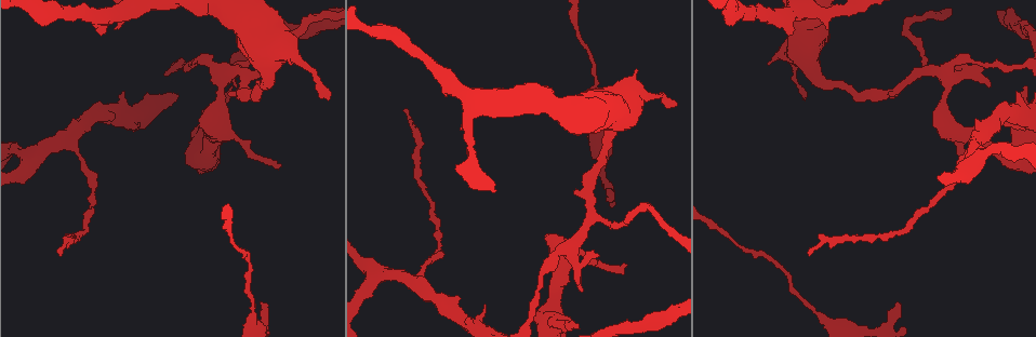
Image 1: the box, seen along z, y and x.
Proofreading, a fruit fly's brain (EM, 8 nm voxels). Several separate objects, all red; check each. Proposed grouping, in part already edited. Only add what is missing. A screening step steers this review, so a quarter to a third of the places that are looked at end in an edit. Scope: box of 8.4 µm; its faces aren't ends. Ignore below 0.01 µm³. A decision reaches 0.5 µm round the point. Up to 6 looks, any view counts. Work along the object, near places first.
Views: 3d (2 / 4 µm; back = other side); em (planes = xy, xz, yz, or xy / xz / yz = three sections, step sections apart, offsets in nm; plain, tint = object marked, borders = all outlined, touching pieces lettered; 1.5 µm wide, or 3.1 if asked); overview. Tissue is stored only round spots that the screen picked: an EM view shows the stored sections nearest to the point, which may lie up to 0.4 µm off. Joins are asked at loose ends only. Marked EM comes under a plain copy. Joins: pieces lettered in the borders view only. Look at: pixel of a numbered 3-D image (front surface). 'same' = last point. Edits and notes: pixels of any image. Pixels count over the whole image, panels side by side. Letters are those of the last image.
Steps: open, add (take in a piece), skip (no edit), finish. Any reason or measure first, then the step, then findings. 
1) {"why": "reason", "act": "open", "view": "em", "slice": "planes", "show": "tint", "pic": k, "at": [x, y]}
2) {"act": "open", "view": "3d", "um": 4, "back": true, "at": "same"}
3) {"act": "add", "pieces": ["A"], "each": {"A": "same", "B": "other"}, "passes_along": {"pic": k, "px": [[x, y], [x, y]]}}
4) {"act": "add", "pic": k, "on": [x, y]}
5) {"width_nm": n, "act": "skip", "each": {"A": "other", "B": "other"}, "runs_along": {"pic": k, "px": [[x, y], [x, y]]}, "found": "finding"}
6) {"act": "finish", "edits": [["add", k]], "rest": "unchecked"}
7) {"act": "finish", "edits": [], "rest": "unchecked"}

{"why": "long arm stops here", "act": "open", "view": "em", "slice": "planes", "show": "borders", "pic": 1, "at": [808, 254]}

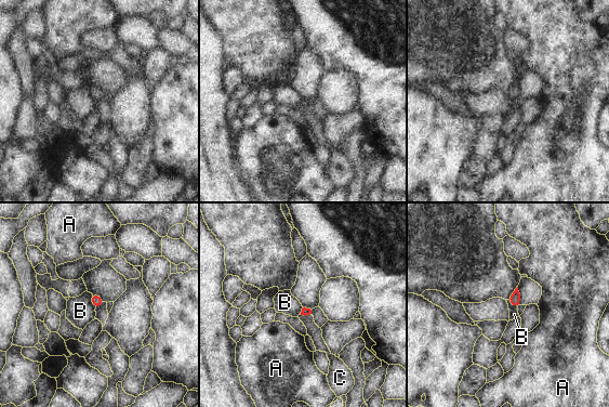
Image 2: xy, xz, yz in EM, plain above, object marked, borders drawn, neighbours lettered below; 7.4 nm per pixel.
{"longest_contact_nm": ["B", 120], "act": "skip", "each": {"A": "other", "B": "other", "C": "other"}, "border": {"pic": 2, "px": [[90, 293], [90, 300], [95, 307]]}, "found": "none of them fits"}

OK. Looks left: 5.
{"why": "an open end", "act": "open", "view": "em", "slice": "planes", "show": "borders", "pic": 1, "at": [897, 301]}

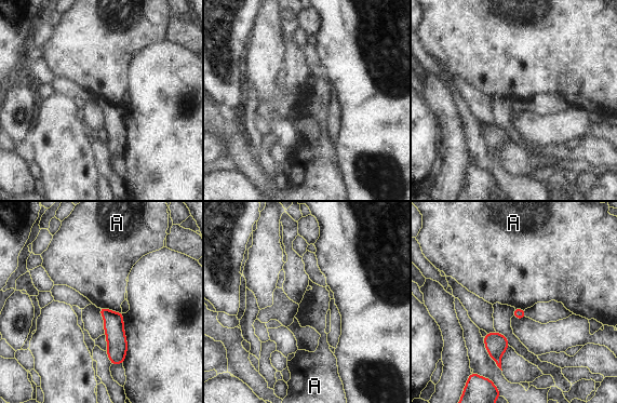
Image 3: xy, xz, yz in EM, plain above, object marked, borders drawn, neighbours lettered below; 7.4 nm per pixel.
{"act": "skip", "each": {"A": "other"}, "runs_along": {"pic": 3, "px": [[102, 309], [112, 321], [120, 361]]}, "found": "no lettered piece goes on from it"}

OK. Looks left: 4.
{"act": "open", "view": "3d", "um": 4, "pic": 1, "at": [278, 163]}

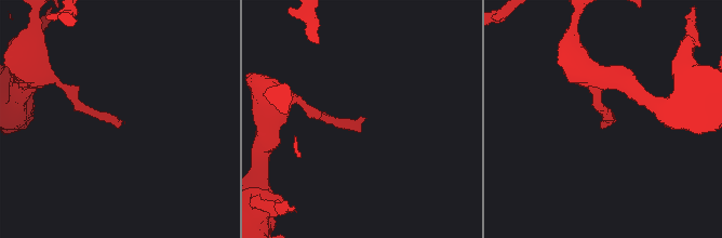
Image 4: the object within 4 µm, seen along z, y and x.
{"act": "open", "view": "em", "slice": "planes", "show": "tint", "pic": 4, "at": [364, 117]}

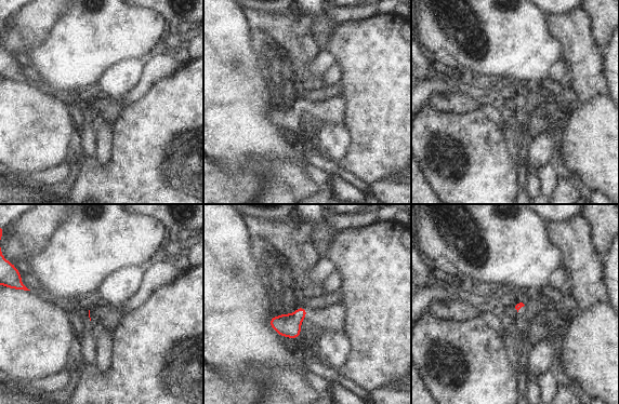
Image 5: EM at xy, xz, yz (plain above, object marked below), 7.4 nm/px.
{"act": "open", "view": "em", "slice": "planes", "show": "borders", "at": "same"}

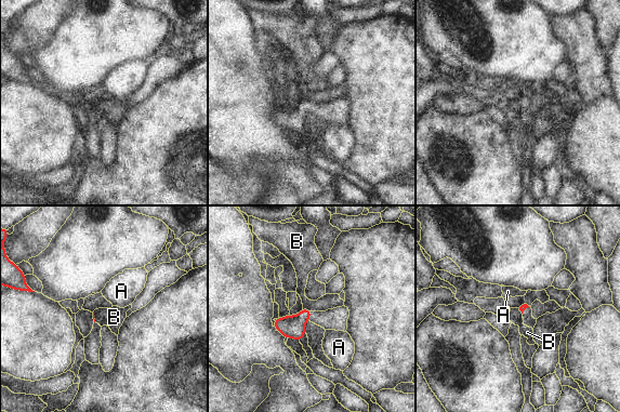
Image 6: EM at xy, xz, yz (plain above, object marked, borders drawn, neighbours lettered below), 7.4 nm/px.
{"longest_contact_nm": ["B", 80], "act": "skip", "each": {"A": "other", "B": "other"}, "border": {"pic": 6, "px": [[303, 307], [313, 310]]}, "found": "none of them fits"}

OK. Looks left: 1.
{"act": "finish", "edits": [], "rest": "unchecked"}

